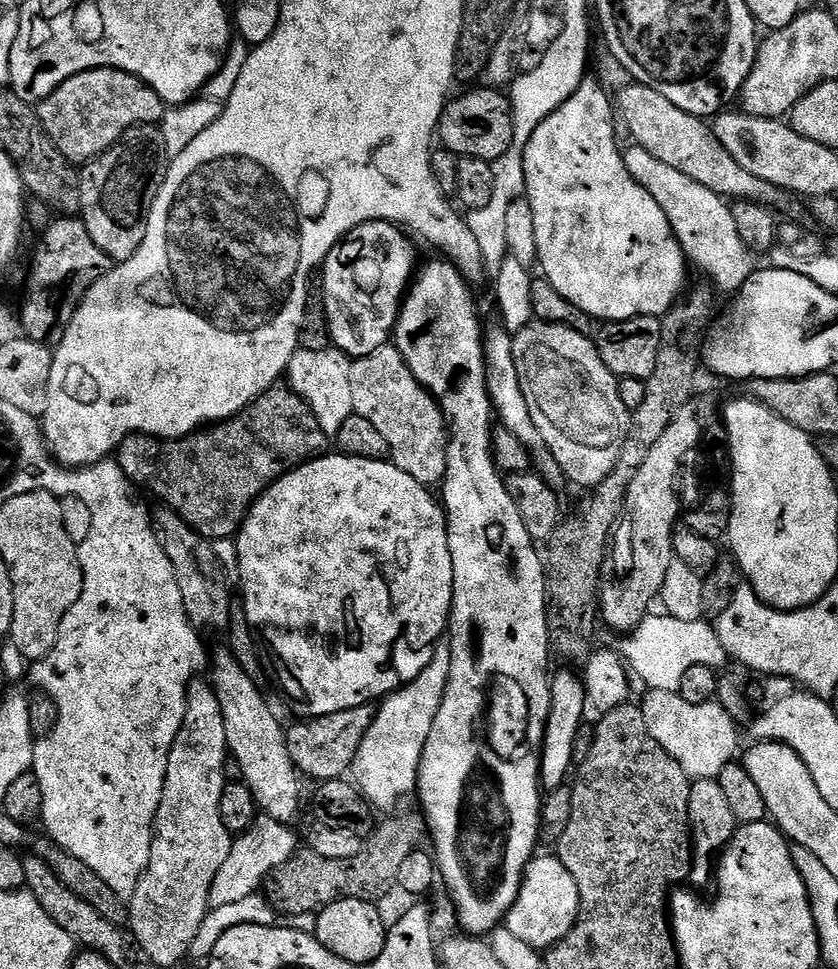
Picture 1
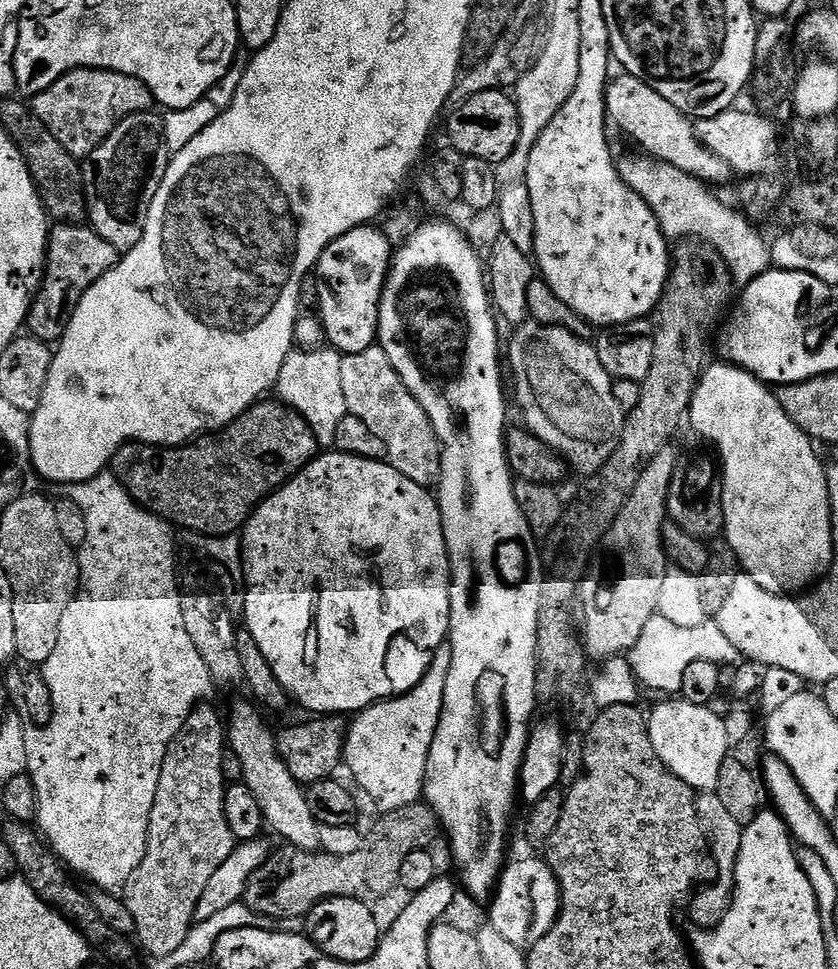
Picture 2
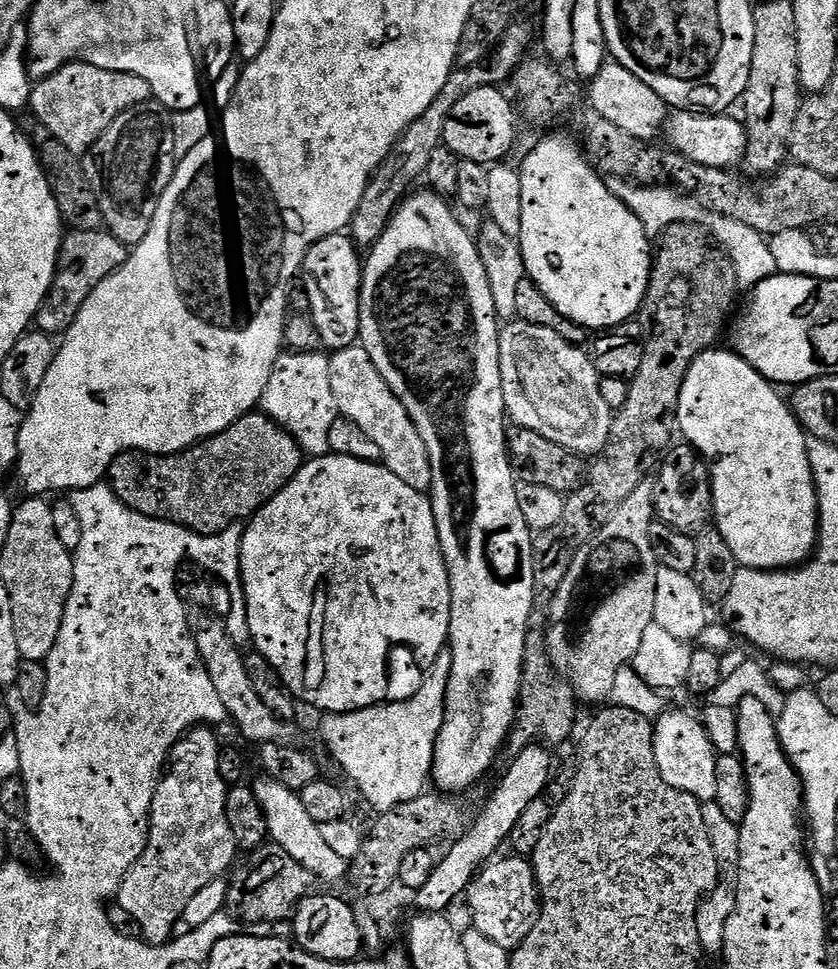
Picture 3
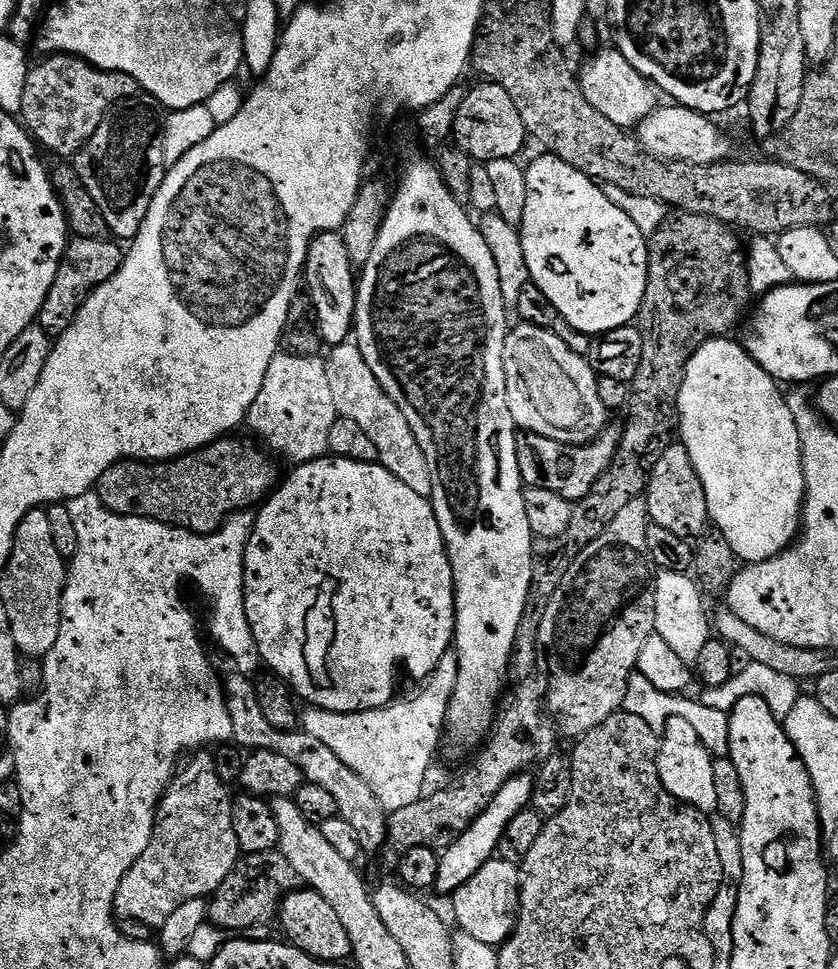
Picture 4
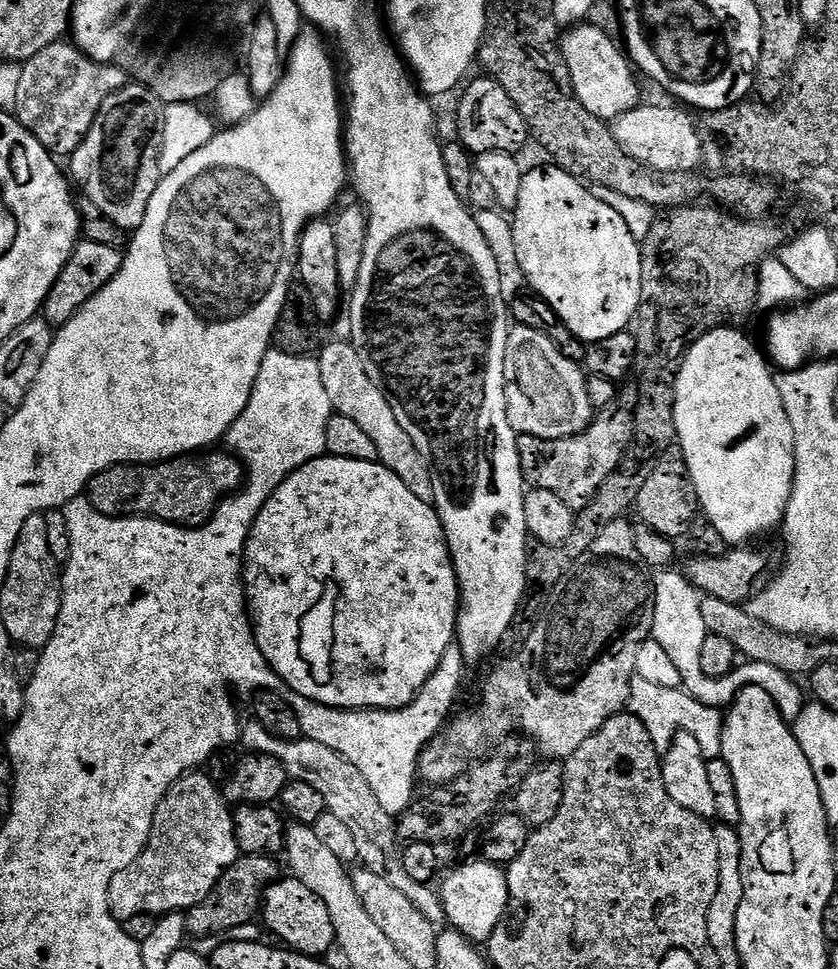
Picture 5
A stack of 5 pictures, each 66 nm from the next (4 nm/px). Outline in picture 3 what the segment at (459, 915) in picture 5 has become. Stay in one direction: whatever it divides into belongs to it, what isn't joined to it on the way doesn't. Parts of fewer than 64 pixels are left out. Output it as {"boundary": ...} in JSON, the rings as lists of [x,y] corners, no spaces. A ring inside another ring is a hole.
{"boundary":[[[508,854],[505,860],[499,860],[489,863],[477,875],[472,885],[468,887],[466,901],[468,900],[468,908],[472,911],[471,927],[486,934],[486,938],[490,938],[492,942],[498,942],[498,946],[514,950],[524,941],[526,934],[530,934],[530,930],[536,924],[537,916],[540,915],[540,889],[536,886],[536,875],[532,865],[525,857]]]}

